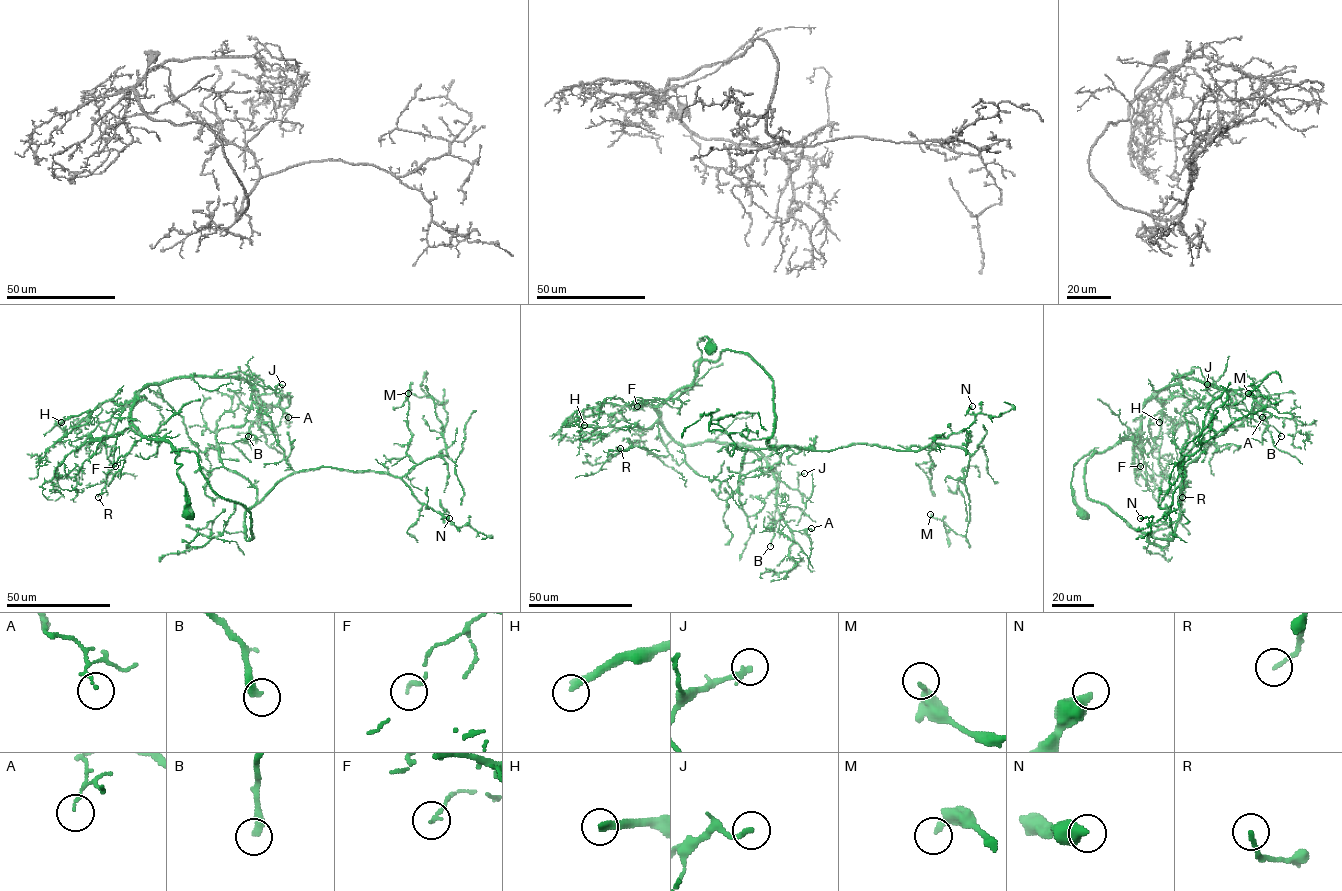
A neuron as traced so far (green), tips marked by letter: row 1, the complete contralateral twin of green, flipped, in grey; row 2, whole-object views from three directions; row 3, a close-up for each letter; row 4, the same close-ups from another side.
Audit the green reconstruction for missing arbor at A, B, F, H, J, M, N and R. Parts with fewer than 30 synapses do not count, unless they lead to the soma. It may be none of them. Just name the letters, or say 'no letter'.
H

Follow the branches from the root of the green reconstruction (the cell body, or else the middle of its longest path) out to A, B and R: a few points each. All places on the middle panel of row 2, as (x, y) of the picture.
A: (711, 350), (700, 338), (695, 379), (654, 406), (659, 422), (684, 445), (752, 446), (781, 517), (811, 528)
B: (711, 350), (700, 338), (695, 379), (654, 409), (676, 442), (748, 445), (761, 454), (783, 517), (770, 546)
R: (711, 350), (708, 337), (700, 338), (695, 379), (654, 406), (668, 454), (628, 438), (632, 446), (620, 448)

